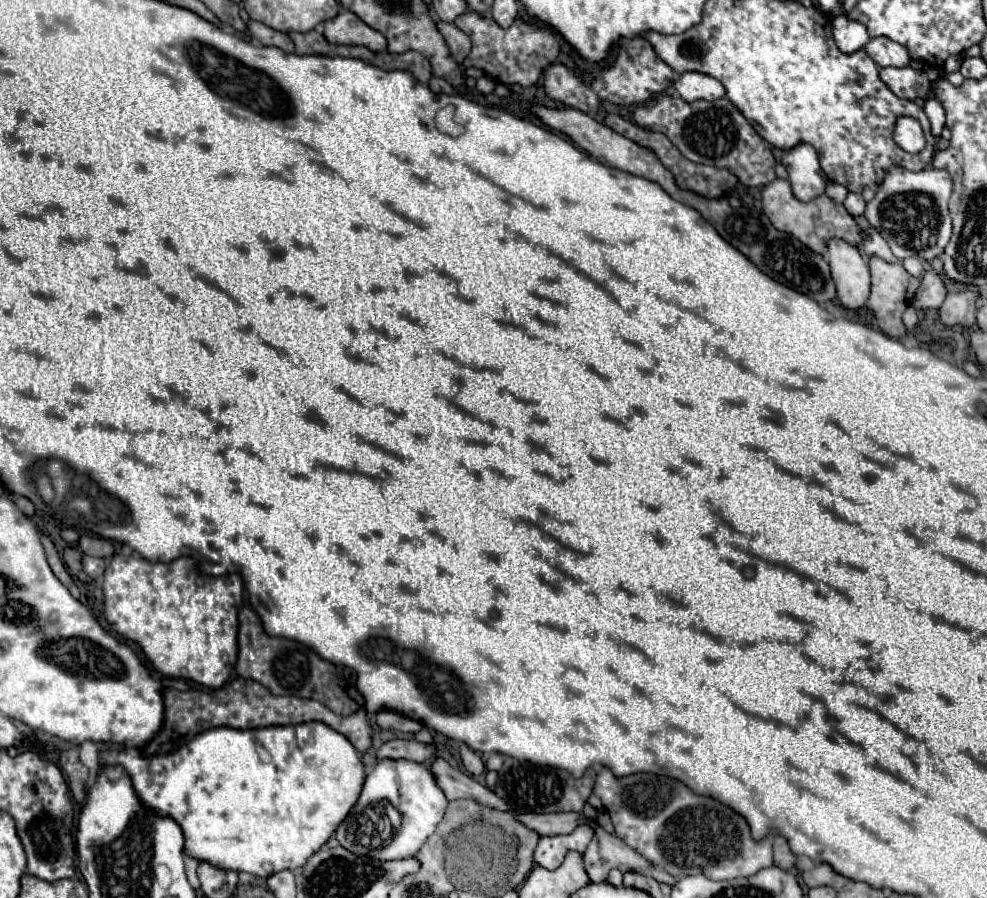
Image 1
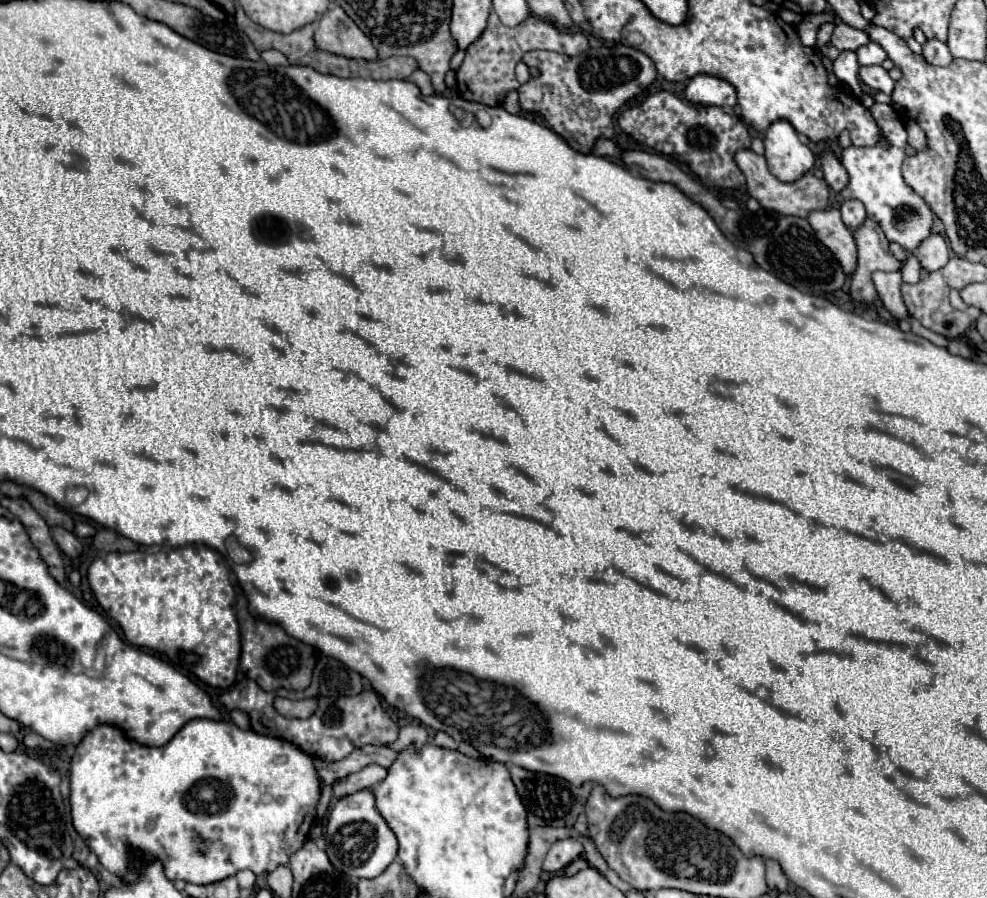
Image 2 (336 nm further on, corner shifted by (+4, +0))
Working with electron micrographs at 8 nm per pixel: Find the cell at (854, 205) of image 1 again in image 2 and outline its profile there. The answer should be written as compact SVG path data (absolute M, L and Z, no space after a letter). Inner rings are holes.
M832 153L824 155L822 171L824 171L824 179L826 179L826 183L830 185L832 191L840 193L848 185L848 173L844 171L844 167L840 165L840 161Z

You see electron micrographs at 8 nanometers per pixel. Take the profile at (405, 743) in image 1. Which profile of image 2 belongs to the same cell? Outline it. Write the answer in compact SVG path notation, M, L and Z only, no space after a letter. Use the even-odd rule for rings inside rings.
M368 765L368 767L360 769L360 771L356 771L356 773L348 775L348 777L344 777L344 779L336 781L334 783L334 795L336 797L346 797L346 795L356 793L360 789L370 789L376 783L380 783L386 775L388 775L388 771L384 767Z

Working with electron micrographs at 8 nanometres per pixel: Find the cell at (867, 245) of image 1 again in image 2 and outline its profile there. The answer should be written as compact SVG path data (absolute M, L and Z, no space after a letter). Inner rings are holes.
M854 199L844 201L840 211L842 211L842 221L850 231L856 231L856 227L862 227L862 223L866 219L866 211L860 201L854 201Z

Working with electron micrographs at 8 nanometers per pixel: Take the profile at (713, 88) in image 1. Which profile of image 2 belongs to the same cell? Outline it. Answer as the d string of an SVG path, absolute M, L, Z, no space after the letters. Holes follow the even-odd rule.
M712 75L692 77L684 89L684 97L694 105L736 105L736 89L728 81Z

